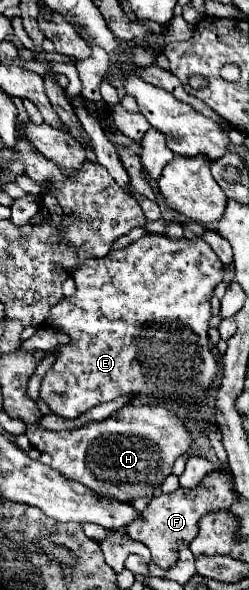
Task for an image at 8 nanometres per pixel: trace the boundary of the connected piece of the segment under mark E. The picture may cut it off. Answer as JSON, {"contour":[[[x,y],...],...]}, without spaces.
{"contour":[[[144,233],[138,241],[134,241],[132,245],[128,245],[122,251],[110,251],[106,257],[102,259],[86,259],[84,263],[80,263],[80,267],[76,267],[76,271],[72,271],[72,279],[76,281],[76,293],[72,297],[64,297],[60,303],[56,303],[50,311],[50,317],[46,321],[46,325],[52,325],[54,329],[70,335],[72,339],[76,339],[76,343],[68,343],[62,345],[56,351],[56,363],[52,365],[52,369],[46,373],[46,377],[42,379],[42,399],[46,401],[46,405],[50,407],[50,411],[58,417],[66,417],[66,419],[76,419],[82,413],[86,413],[88,409],[118,399],[122,395],[128,393],[136,393],[136,395],[154,395],[156,399],[164,399],[168,403],[168,407],[194,407],[200,399],[204,399],[204,395],[210,391],[212,381],[218,375],[218,361],[214,355],[214,349],[210,345],[208,339],[208,327],[210,327],[210,317],[212,317],[212,309],[210,309],[210,297],[214,295],[214,287],[224,279],[224,265],[220,263],[220,259],[216,257],[216,253],[210,249],[210,245],[202,239],[202,237],[194,237],[194,239],[172,239],[168,235],[152,235],[152,233]]]}

